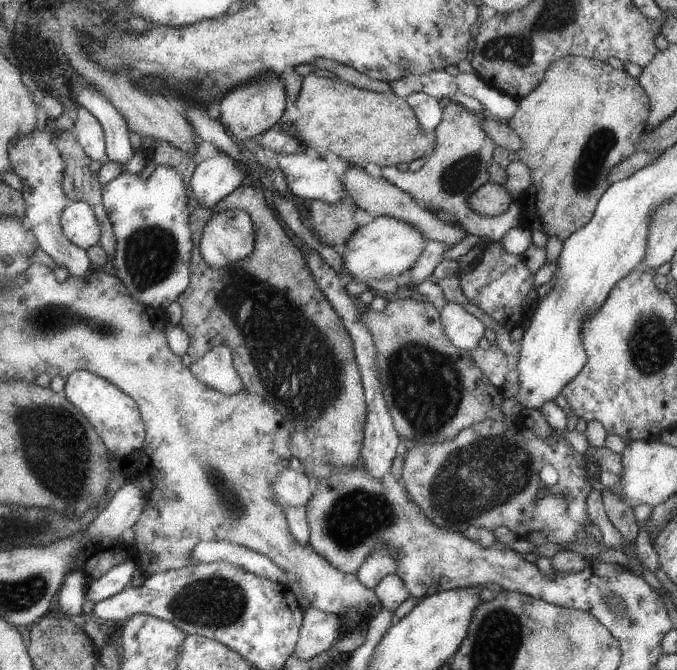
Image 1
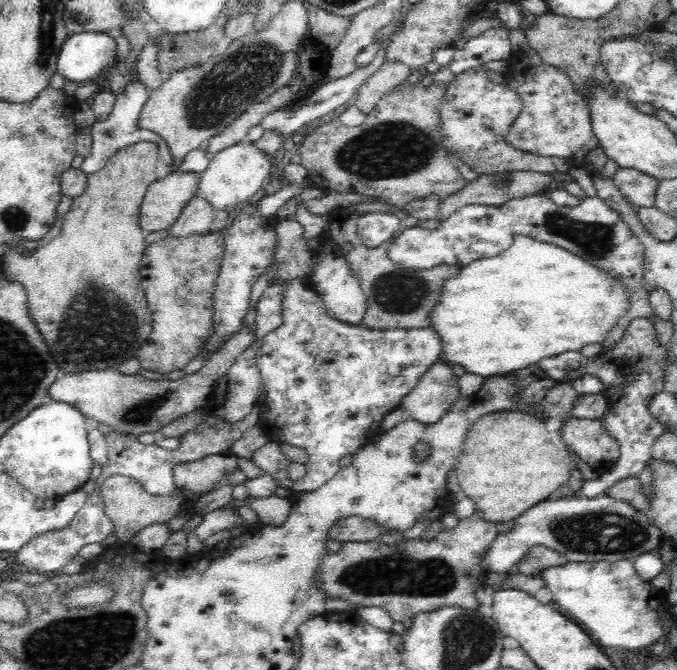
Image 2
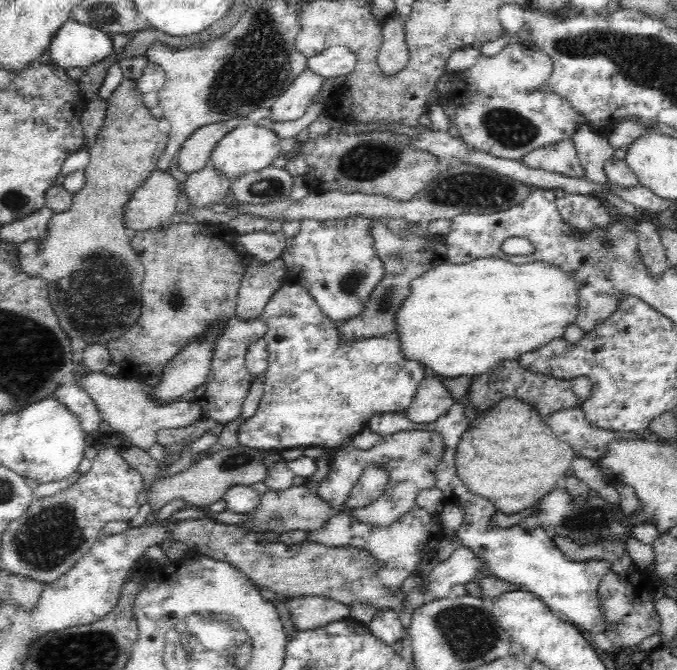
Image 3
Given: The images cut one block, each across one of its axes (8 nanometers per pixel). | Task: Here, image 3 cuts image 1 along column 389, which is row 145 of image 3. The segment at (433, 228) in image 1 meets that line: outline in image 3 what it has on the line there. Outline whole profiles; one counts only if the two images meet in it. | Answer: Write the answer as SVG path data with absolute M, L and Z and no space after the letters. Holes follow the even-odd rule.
M239 117L228 121L218 121L217 124L205 125L203 128L196 129L196 132L185 140L185 144L176 155L179 168L187 175L204 168L210 162L212 152L221 137L247 122L246 117Z

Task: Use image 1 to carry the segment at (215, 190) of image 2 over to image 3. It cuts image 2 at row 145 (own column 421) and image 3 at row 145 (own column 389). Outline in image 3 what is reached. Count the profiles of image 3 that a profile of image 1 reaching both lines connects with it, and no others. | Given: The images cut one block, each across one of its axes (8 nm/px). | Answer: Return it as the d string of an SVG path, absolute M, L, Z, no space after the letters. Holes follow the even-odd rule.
M240 126L221 137L210 158L211 167L231 182L248 172L260 172L279 158L280 139L270 130L258 126Z

